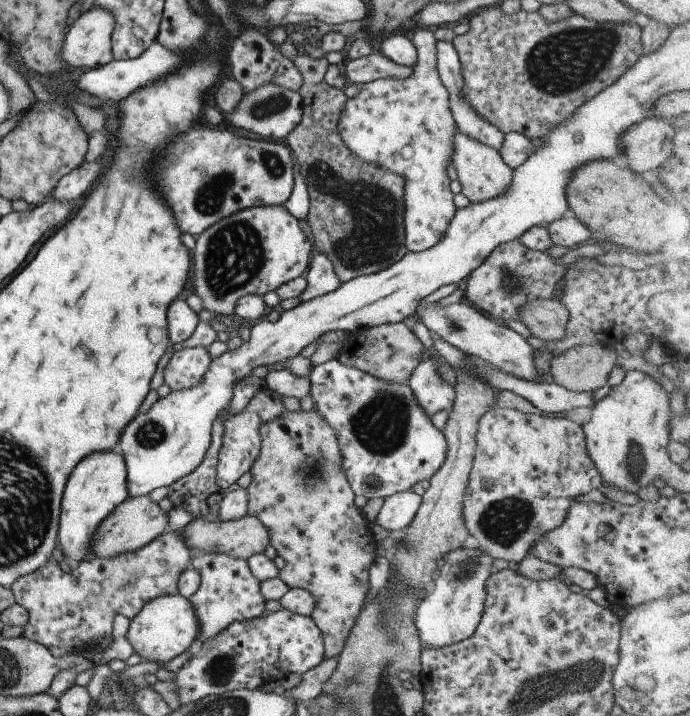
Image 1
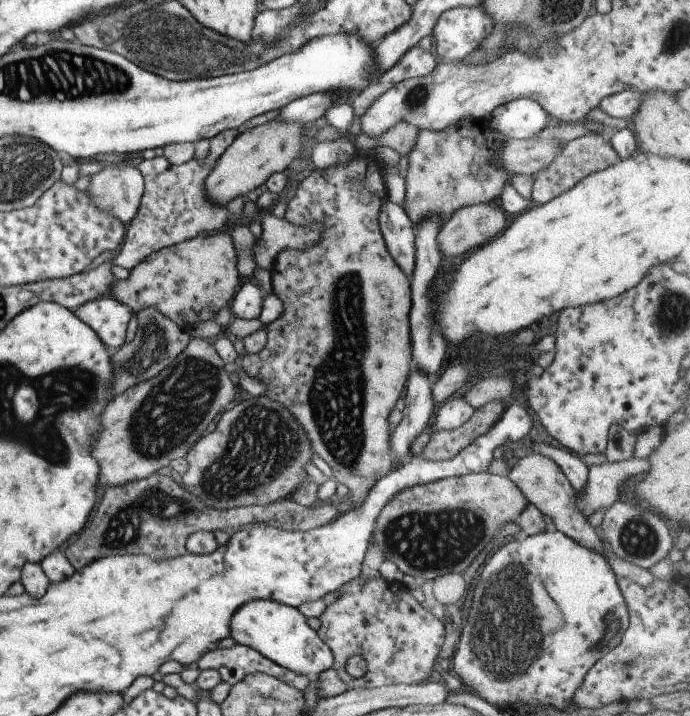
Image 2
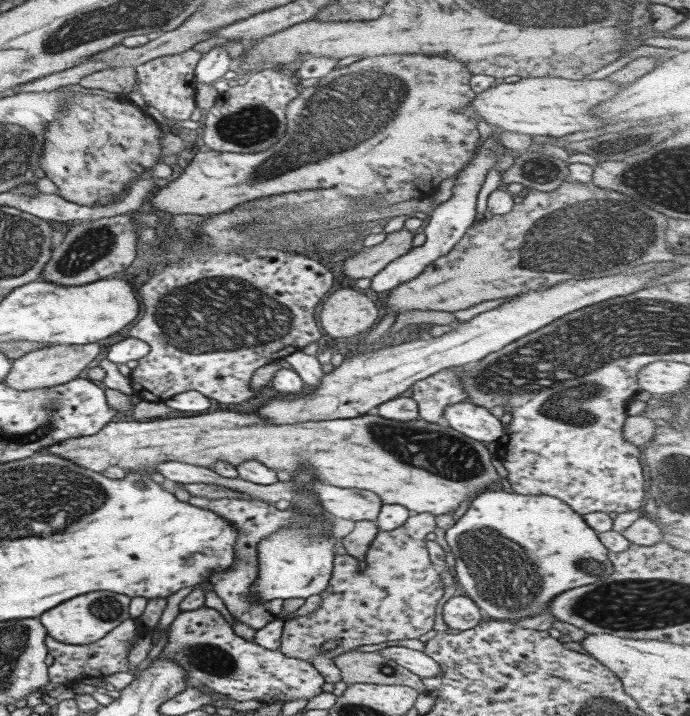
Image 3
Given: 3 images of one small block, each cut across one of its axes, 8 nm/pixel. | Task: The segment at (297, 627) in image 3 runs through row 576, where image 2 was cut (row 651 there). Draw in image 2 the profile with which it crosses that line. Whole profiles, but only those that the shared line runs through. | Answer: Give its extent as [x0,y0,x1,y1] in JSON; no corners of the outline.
[315,575,444,688]

